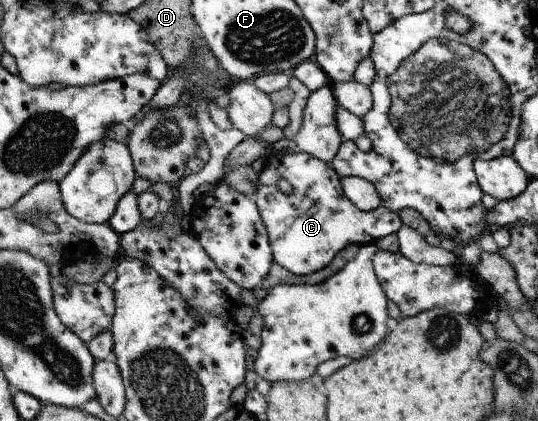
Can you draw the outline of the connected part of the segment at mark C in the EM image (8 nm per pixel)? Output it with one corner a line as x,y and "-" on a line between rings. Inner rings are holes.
272,146
264,156
265,168
259,174
256,184
257,192
253,195
258,199
259,211
263,223
269,232
270,246
274,252
274,262
297,276
307,276
313,272
319,272
331,264
331,260
337,256
339,250
343,250
347,244
372,244
388,235
398,233
402,226
399,213
387,210
385,206
376,210
361,211
351,200
347,198
342,187
341,176
327,162
321,162
311,154
285,154
-
285,178
291,184
291,194
285,194
279,190
279,180

